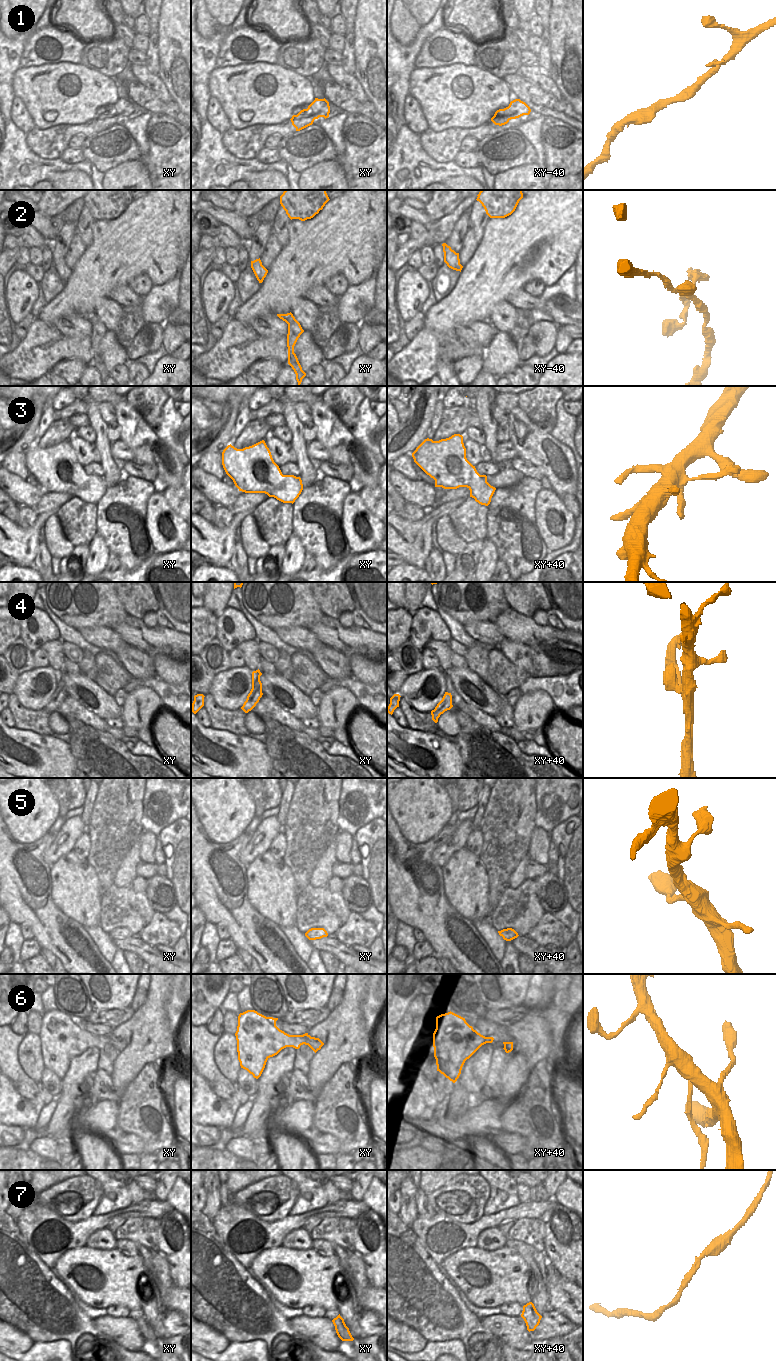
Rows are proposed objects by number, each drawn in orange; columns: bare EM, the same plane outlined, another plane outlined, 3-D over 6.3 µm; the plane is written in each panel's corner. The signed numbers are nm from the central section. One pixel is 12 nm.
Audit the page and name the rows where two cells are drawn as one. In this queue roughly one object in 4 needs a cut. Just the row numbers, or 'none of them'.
2, 4, 6.

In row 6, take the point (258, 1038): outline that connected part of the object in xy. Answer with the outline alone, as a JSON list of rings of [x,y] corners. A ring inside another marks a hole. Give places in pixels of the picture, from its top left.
[[[247,1010],[238,1016],[235,1033],[238,1060],[241,1068],[258,1079],[270,1057],[286,1047],[299,1049],[308,1044],[302,1035],[289,1035],[276,1026],[278,1018],[266,1017],[255,1010]]]

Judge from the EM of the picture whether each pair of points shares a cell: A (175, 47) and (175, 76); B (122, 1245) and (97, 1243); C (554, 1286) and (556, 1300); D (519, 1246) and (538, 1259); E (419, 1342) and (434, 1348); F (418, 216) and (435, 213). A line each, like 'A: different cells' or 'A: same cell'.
A: same cell
B: different cells
C: same cell
D: same cell
E: different cells
F: different cells

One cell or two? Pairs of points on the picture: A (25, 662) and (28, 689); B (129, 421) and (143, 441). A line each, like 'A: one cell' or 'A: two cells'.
A: two cells
B: one cell

